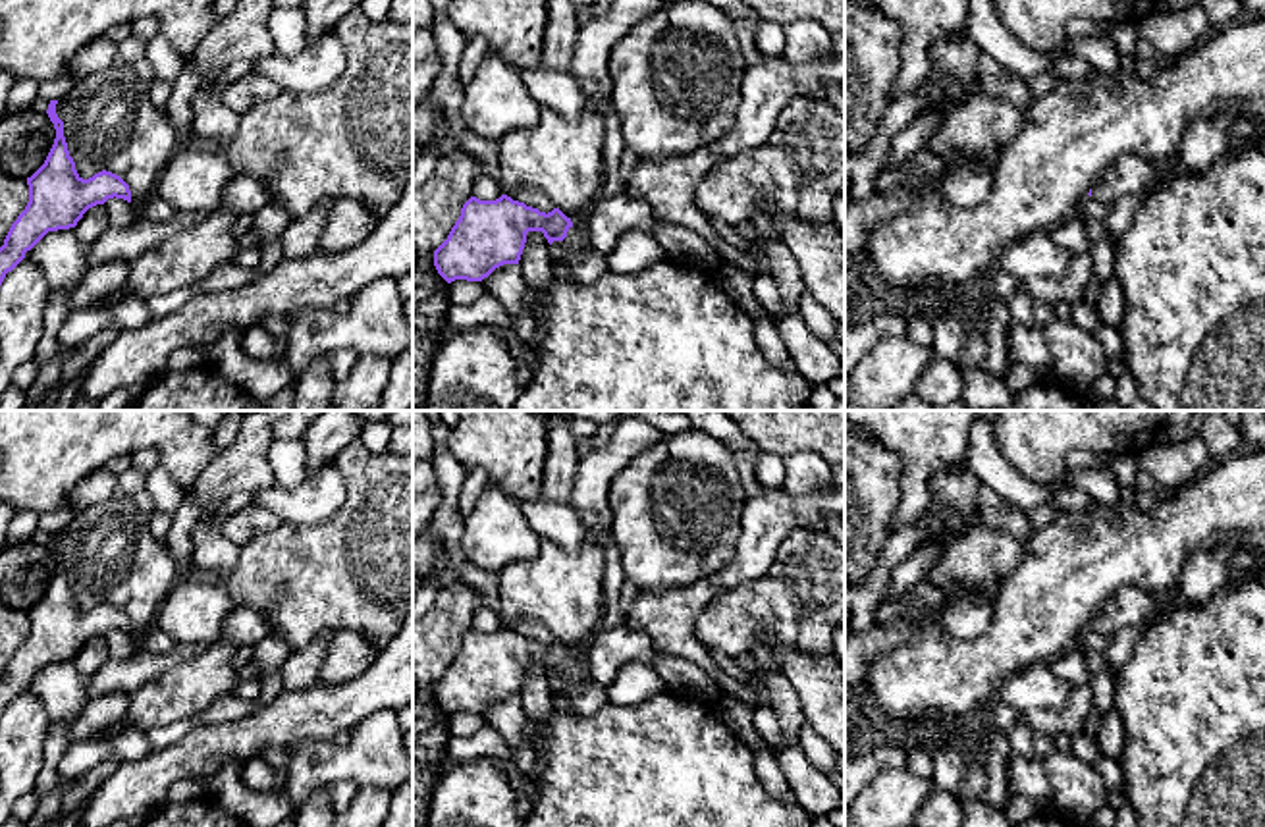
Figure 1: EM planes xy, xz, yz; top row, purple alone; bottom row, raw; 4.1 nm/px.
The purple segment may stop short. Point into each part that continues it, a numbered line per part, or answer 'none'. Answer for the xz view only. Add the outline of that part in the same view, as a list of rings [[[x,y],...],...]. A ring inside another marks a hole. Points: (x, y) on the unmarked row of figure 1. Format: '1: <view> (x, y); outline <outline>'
1: xz (577, 673); outline [[[569,659],[567,669],[563,671],[563,680],[557,692],[557,704],[569,707],[569,692],[573,686],[584,686],[592,680],[588,663]]]

